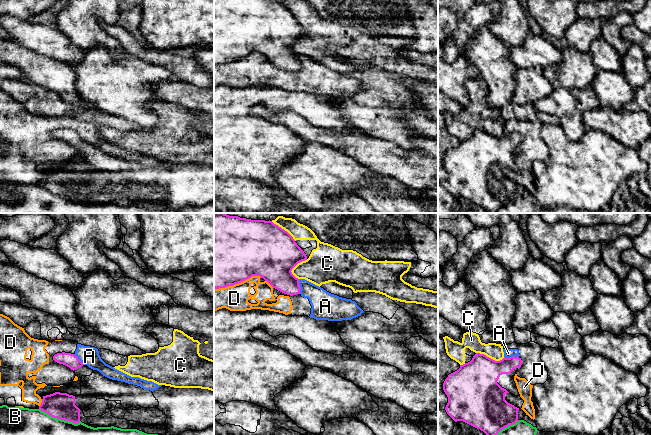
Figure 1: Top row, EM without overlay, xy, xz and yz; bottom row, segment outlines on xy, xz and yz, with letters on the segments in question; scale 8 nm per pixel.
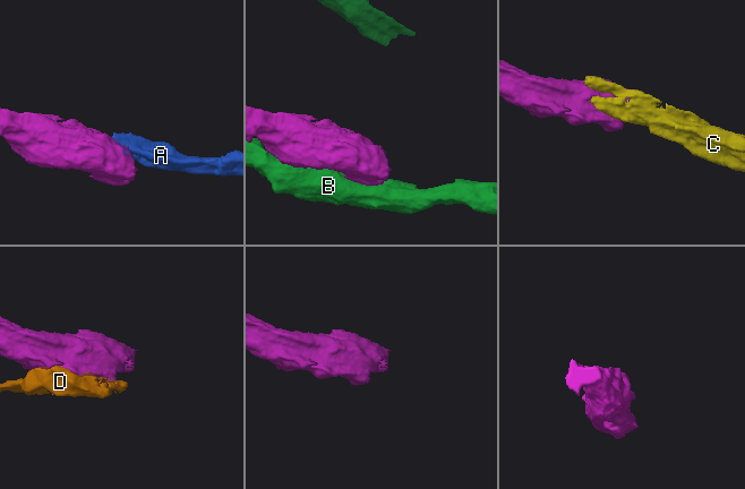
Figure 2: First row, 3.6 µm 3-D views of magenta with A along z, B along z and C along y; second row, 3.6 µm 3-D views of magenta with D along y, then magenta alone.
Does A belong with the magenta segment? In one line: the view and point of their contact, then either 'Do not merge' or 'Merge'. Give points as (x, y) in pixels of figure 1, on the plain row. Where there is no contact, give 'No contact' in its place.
Touches magenta at xz (299, 62). Do not merge

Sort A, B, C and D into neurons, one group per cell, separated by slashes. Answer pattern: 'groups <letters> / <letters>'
groups A D / B / C

